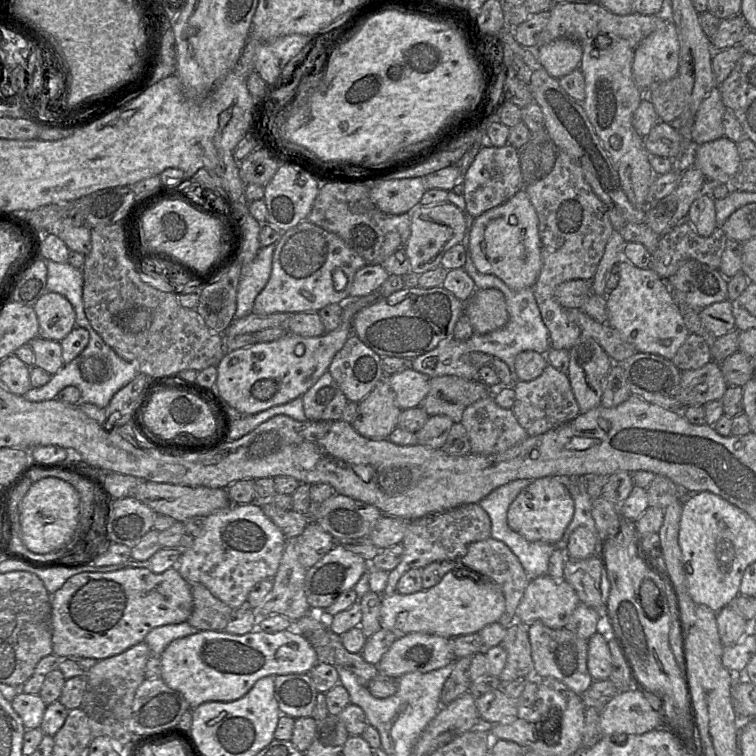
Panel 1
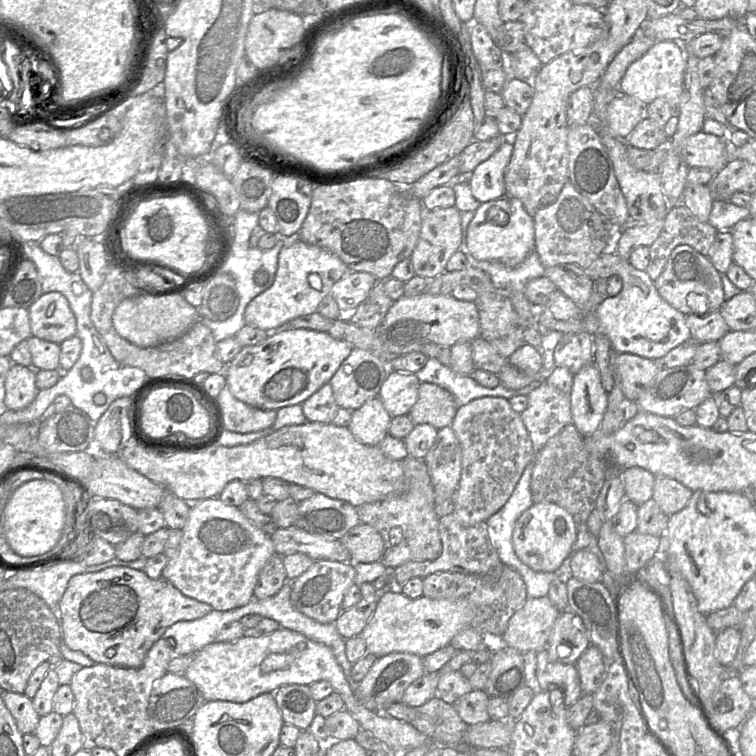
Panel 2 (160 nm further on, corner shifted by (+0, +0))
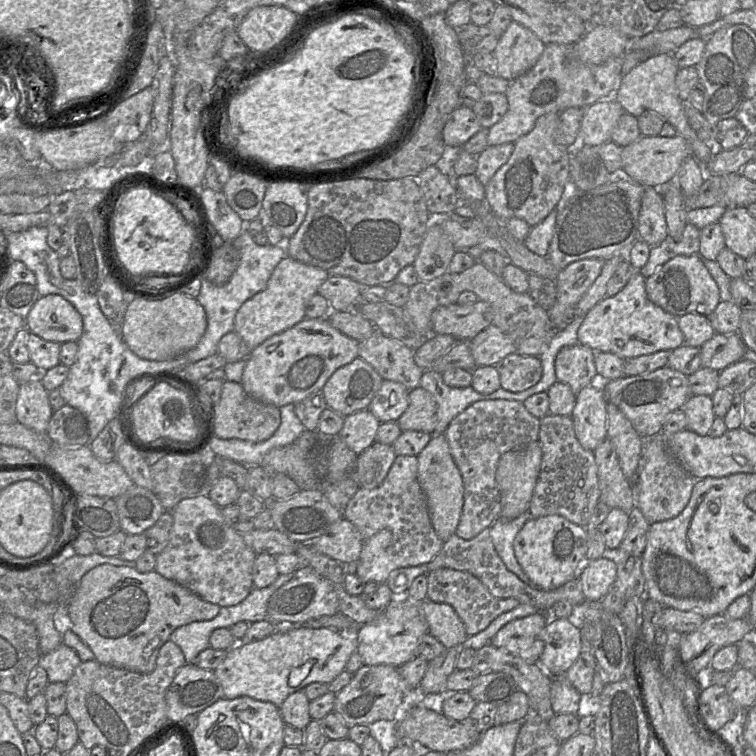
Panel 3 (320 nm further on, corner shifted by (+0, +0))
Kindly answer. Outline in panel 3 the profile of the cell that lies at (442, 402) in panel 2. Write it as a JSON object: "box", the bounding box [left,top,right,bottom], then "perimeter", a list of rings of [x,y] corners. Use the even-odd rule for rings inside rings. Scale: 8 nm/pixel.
{"box":[397,386,438,433],"perimeter":[[[418,386],[409,391],[409,404],[397,420],[402,431],[432,433],[438,423],[437,403],[433,395]]]}

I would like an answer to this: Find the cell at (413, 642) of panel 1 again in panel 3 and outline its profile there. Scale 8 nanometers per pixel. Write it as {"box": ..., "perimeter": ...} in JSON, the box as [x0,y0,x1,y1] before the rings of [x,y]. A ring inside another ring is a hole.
{"box":[333,665,403,727],"perimeter":[[[363,665],[348,685],[336,694],[333,711],[338,713],[349,727],[370,725],[379,720],[397,721],[398,706],[403,699],[402,680],[398,667],[391,665]]]}

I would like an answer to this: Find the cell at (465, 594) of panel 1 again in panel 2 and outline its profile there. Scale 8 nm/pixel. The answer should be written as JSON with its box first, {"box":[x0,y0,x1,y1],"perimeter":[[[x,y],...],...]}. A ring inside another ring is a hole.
{"box":[359,588,473,658],"perimeter":[[[393,588],[378,598],[376,609],[359,636],[365,641],[367,653],[374,654],[378,658],[395,652],[424,657],[450,644],[458,632],[470,626],[473,618],[473,608],[466,600],[431,599],[424,595],[411,599],[398,588]]]}

